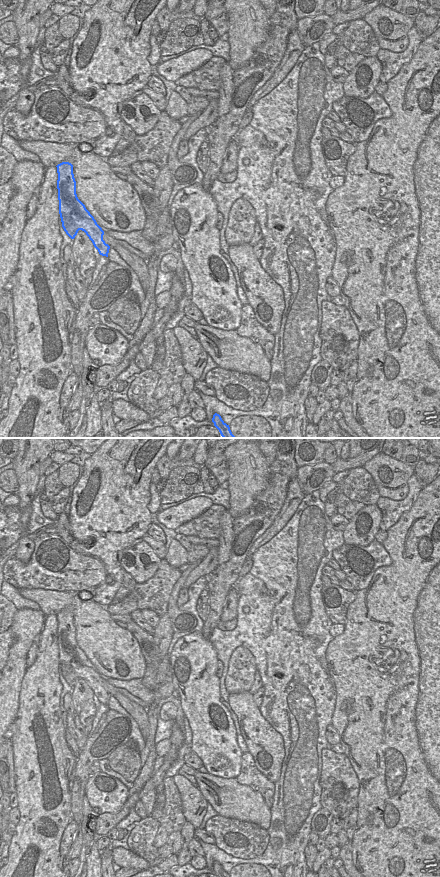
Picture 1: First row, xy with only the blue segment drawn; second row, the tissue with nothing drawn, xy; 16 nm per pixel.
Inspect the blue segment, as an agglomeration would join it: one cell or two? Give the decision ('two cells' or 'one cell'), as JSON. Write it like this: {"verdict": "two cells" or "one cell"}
{"verdict": "two cells"}

